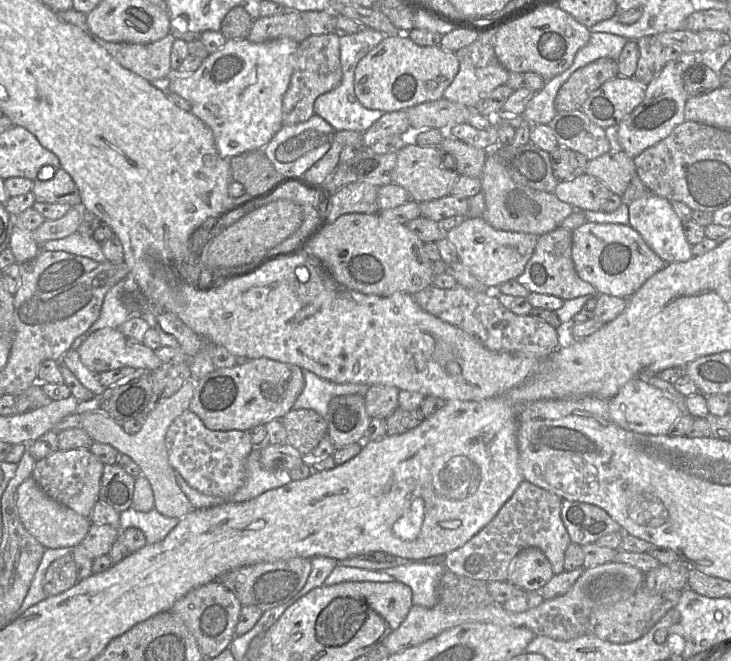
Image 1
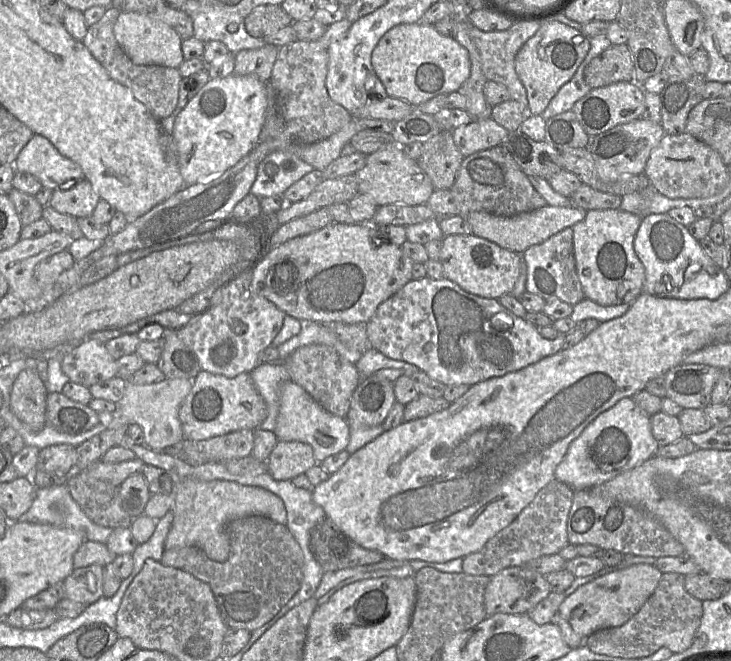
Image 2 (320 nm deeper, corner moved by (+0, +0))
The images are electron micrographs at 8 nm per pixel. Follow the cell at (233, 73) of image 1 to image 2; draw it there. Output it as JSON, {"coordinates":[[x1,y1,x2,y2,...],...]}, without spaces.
{"coordinates":[[253,75,210,79,175,117,172,138,185,186,211,181,248,155,260,141,268,113,268,83]]}

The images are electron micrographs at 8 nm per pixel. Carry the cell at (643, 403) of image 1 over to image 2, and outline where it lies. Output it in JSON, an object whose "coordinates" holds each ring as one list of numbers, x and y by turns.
{"coordinates":[[624,397,599,414,570,444,557,466,555,478,575,491,603,484,656,454,659,444,651,431,651,416,645,414,632,397]]}

